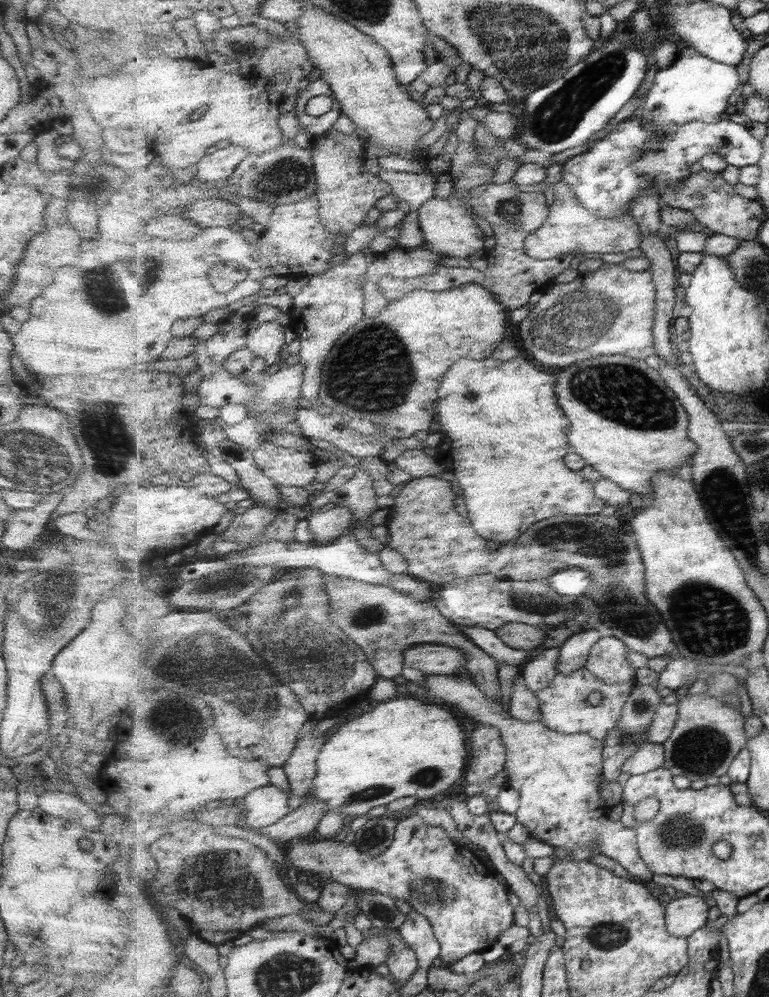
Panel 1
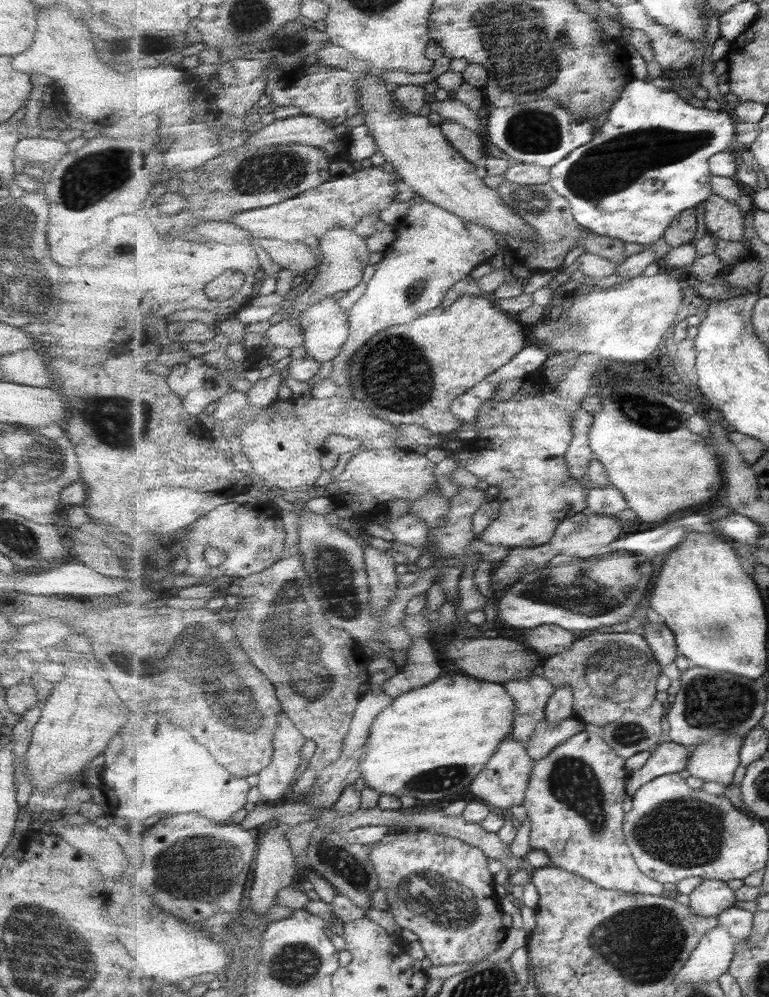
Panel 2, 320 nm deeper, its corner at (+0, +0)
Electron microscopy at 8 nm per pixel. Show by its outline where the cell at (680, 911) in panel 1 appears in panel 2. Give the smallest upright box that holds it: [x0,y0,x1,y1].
[689,879,737,918]

